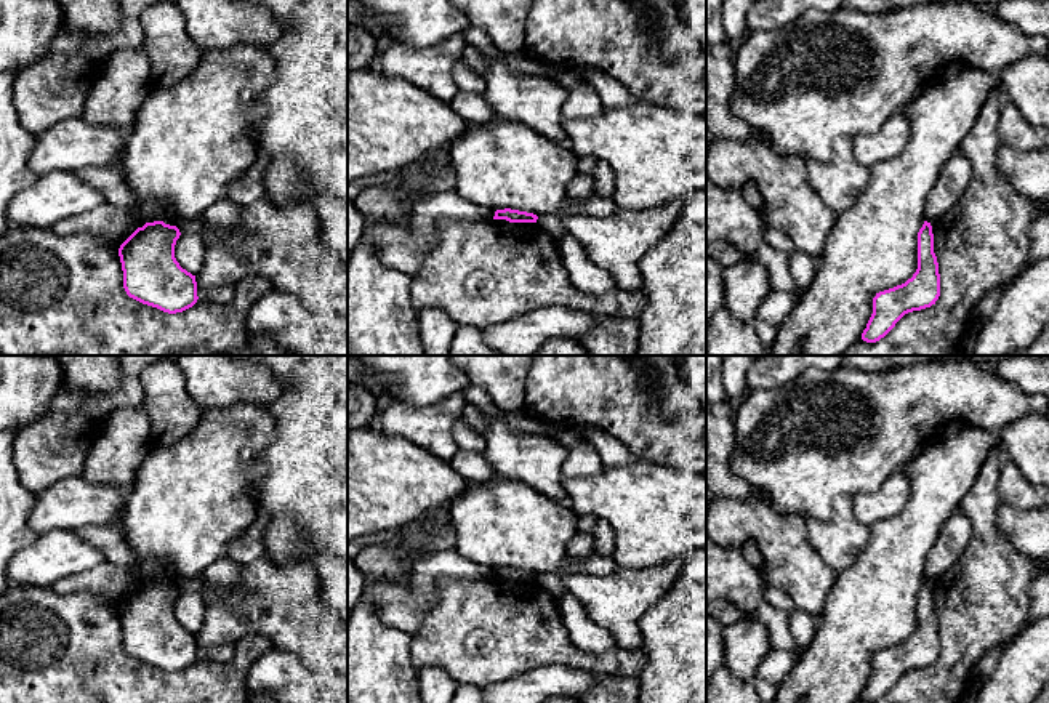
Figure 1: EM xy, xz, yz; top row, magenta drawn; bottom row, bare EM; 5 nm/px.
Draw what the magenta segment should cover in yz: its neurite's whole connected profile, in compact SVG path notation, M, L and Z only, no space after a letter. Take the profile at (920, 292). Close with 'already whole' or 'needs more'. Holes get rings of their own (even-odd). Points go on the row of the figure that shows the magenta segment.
M924 221L918 232L916 272L905 283L876 293L873 314L862 333L862 339L866 343L879 341L905 314L930 307L938 296L940 274L934 253L934 234L930 223Z; already whole

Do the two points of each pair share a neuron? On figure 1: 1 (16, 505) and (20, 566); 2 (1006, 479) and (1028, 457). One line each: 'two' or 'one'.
1: two
2: two

